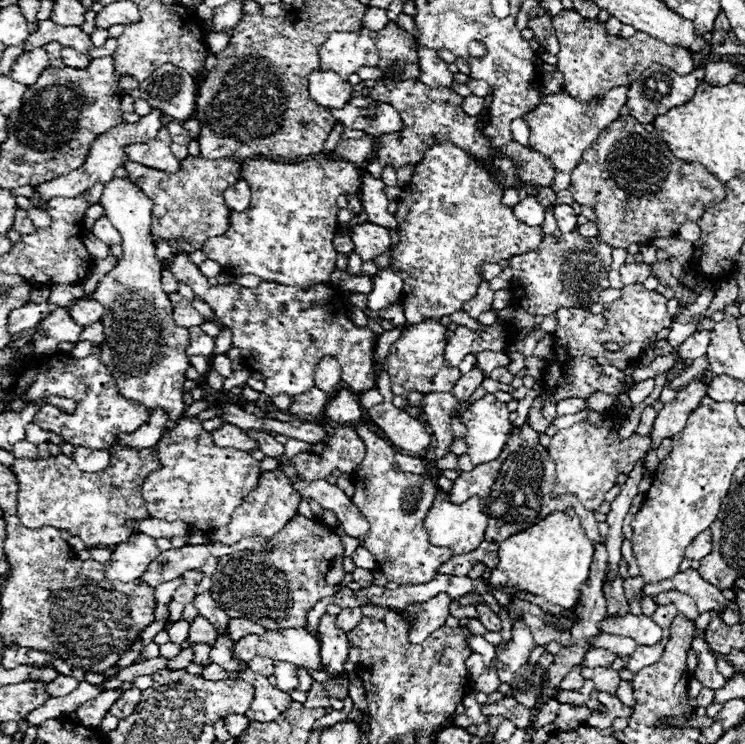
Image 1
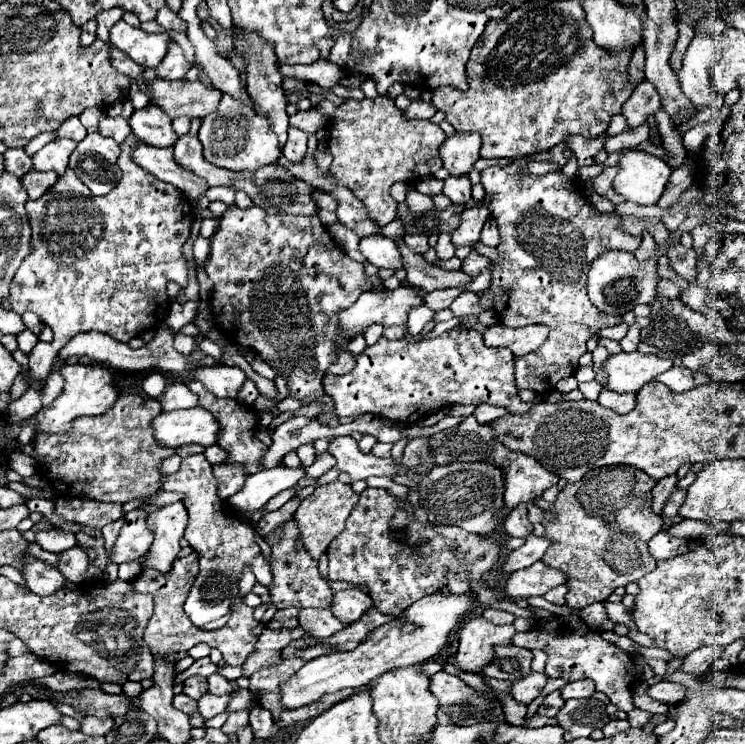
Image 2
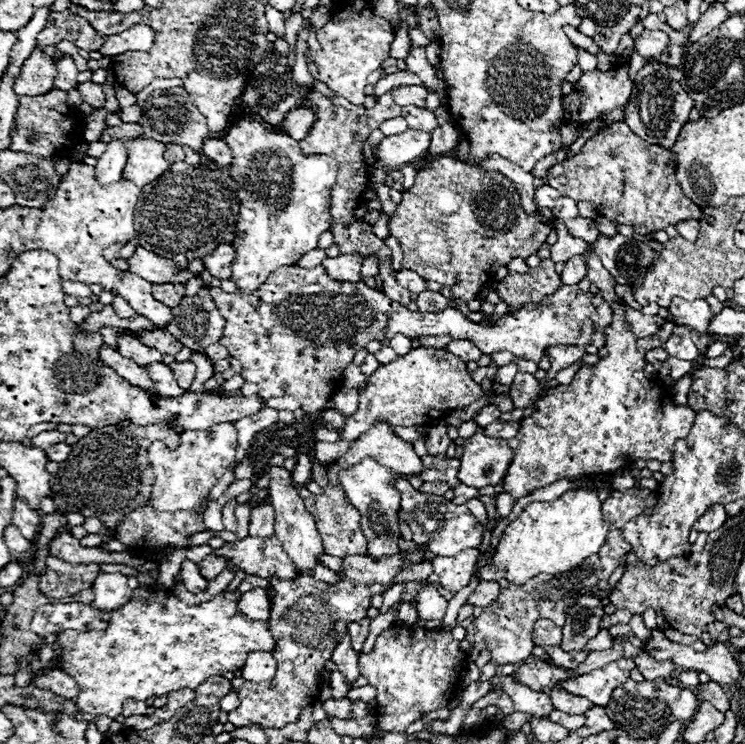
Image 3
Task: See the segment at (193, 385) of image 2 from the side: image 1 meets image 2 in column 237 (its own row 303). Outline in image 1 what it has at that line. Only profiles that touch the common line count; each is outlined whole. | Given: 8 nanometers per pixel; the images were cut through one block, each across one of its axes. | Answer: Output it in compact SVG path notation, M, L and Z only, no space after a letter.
M440 142L424 154L420 166L414 168L412 180L402 188L402 194L398 196L398 212L394 214L400 226L400 240L392 246L390 264L404 280L402 308L408 324L418 324L426 318L442 318L462 310L462 304L472 300L480 286L480 276L476 272L480 262L500 262L514 254L538 250L544 238L542 228L522 224L512 214L510 206L502 206L500 198L502 190L498 184L484 168L472 162L462 148L456 148L450 142Z

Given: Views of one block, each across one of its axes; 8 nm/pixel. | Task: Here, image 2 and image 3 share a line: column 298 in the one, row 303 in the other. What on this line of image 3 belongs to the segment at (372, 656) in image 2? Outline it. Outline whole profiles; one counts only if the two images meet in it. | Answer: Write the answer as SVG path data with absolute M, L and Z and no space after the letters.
M672 298L668 310L678 324L688 326L700 334L708 334L708 322L712 318L712 312L706 300L688 302L684 298Z

